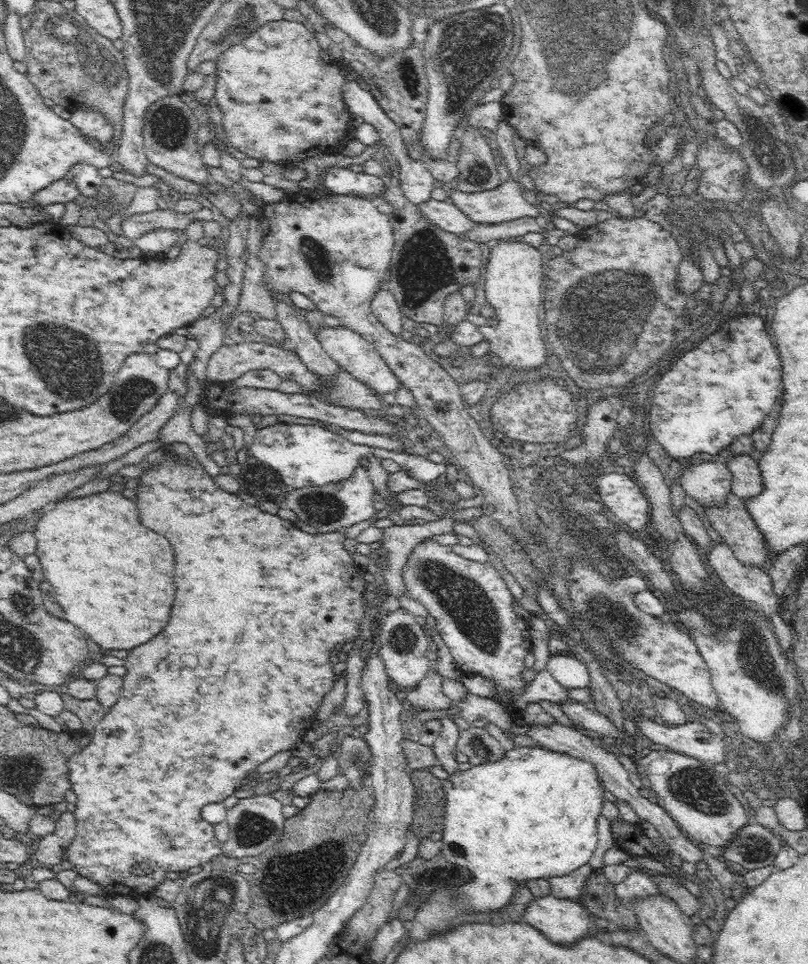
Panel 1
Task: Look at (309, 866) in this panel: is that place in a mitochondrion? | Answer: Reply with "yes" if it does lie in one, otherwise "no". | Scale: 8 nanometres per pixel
yes

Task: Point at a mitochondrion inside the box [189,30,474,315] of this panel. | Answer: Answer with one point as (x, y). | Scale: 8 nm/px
(423, 267)

